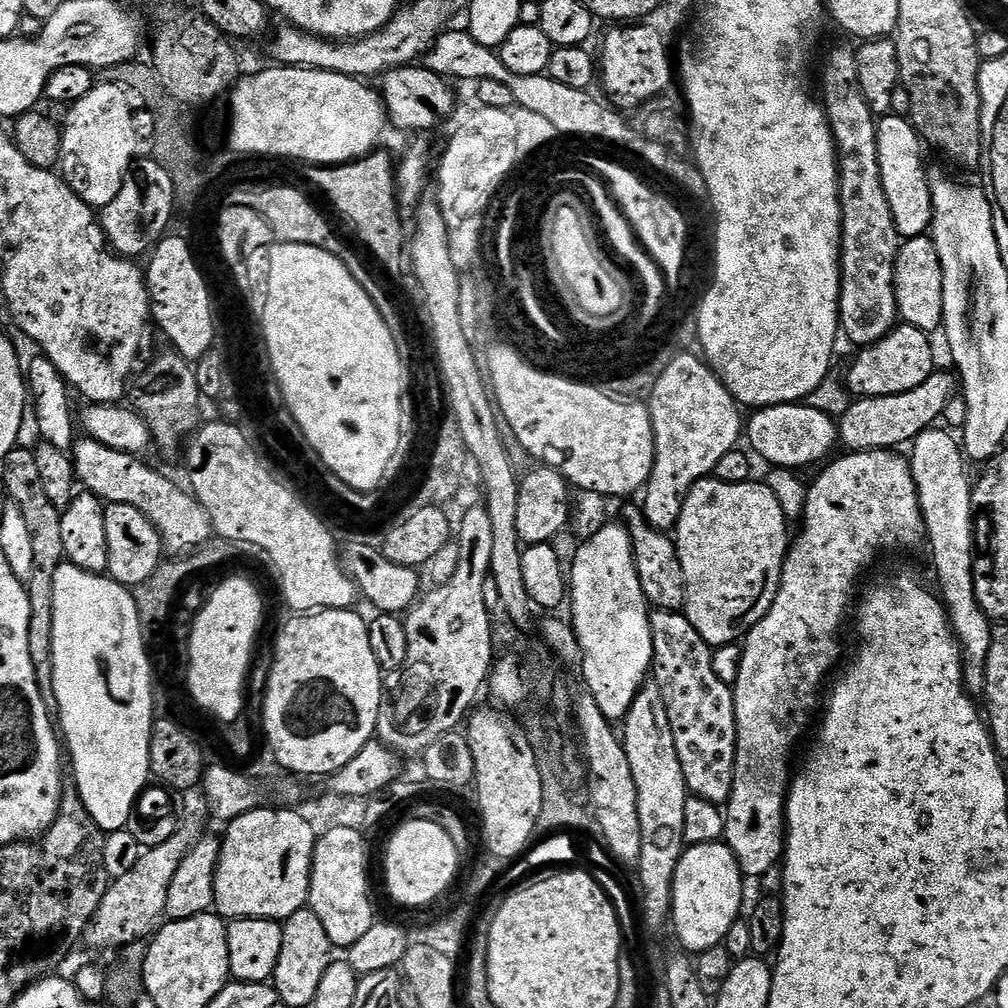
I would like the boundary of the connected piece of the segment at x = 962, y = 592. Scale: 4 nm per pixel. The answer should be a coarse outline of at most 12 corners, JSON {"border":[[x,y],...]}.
{"border":[[940,426],[910,445],[939,595],[980,694],[993,621],[974,594],[973,477]]}

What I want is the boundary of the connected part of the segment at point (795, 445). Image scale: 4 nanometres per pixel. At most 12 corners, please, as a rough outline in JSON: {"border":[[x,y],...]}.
{"border":[[807,403],[753,411],[747,447],[772,468],[819,465],[837,421]]}

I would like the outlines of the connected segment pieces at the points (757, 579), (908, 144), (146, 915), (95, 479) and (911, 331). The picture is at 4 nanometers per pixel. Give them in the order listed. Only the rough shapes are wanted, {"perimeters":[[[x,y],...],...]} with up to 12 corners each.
{"perimeters":[[[697,481],[674,529],[682,611],[713,649],[780,589],[767,485]],[[911,119],[879,121],[880,169],[901,237],[931,229],[932,187]],[[183,797],[175,834],[109,885],[83,944],[114,950],[164,916],[170,882],[203,839],[207,800]],[[91,438],[70,449],[77,481],[108,504],[134,506],[163,551],[213,539],[191,491],[130,452]],[[901,323],[859,349],[848,391],[906,394],[938,368],[929,333]]]}

